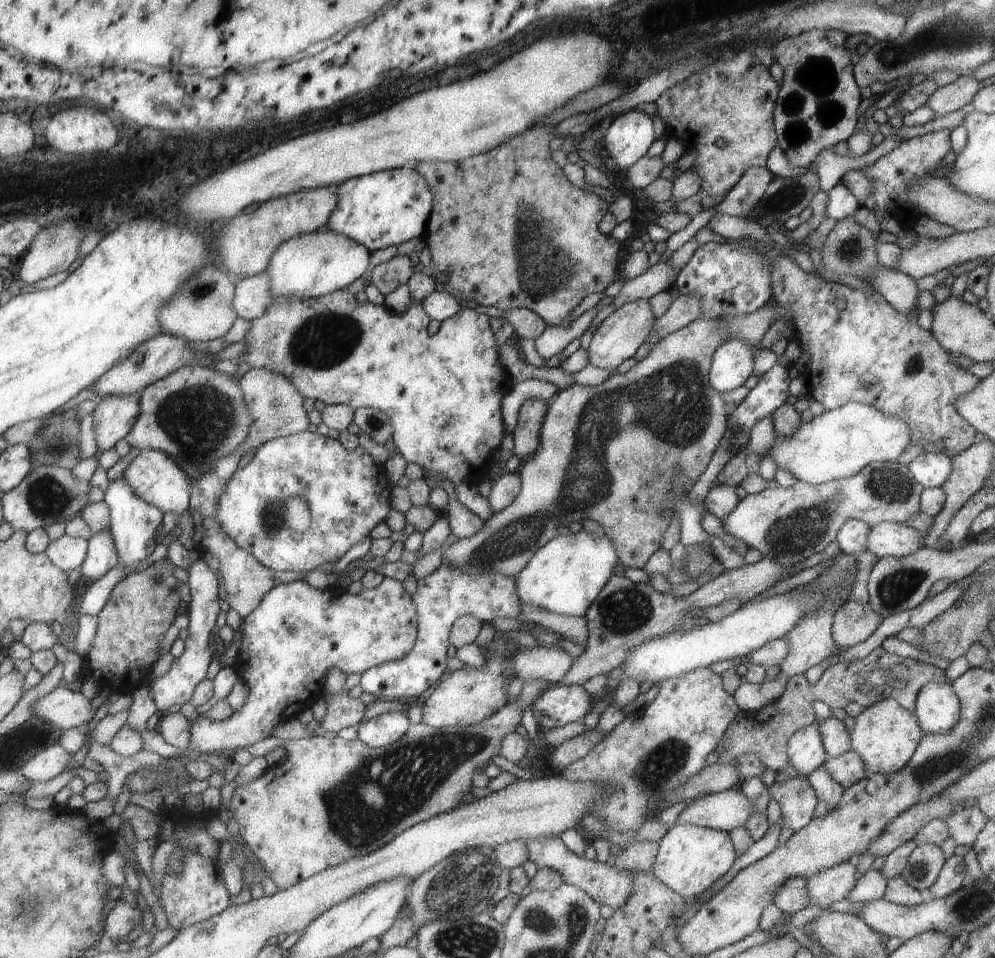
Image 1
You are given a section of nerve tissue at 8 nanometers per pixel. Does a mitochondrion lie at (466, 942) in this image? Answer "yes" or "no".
yes

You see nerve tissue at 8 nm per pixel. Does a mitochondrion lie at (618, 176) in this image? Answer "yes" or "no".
no

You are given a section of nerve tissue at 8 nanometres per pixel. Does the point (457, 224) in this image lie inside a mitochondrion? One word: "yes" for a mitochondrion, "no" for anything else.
no

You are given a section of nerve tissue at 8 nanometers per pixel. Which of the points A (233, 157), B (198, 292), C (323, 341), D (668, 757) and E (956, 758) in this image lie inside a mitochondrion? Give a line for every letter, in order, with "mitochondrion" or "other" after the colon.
A: other
B: mitochondrion
C: mitochondrion
D: mitochondrion
E: mitochondrion

